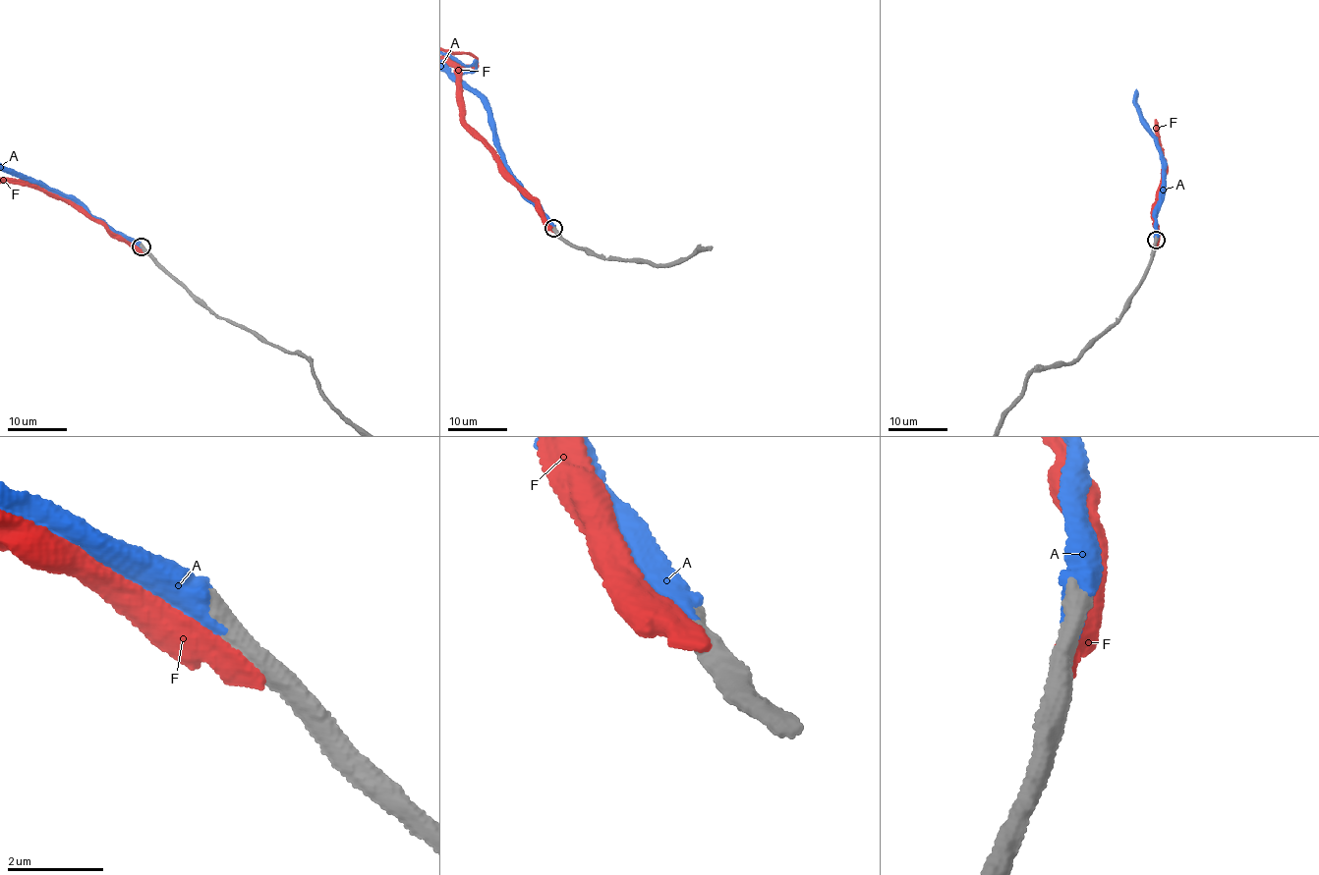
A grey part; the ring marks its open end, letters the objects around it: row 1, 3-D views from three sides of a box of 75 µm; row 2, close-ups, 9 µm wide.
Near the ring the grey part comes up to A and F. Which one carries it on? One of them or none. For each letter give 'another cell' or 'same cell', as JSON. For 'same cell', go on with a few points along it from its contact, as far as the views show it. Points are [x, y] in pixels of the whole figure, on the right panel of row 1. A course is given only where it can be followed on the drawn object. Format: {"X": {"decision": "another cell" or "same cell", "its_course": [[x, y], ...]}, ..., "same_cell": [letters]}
{"A": {"decision": "same cell"}, "F": {"decision": "another cell"}, "same_cell": ["A"]}

